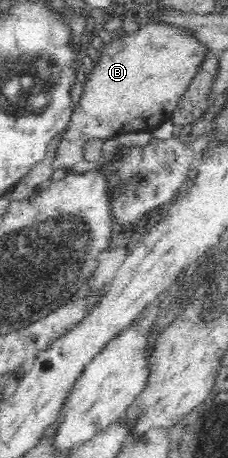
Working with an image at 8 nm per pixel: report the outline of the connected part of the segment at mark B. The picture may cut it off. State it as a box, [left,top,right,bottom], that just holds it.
[52,22,207,168]

